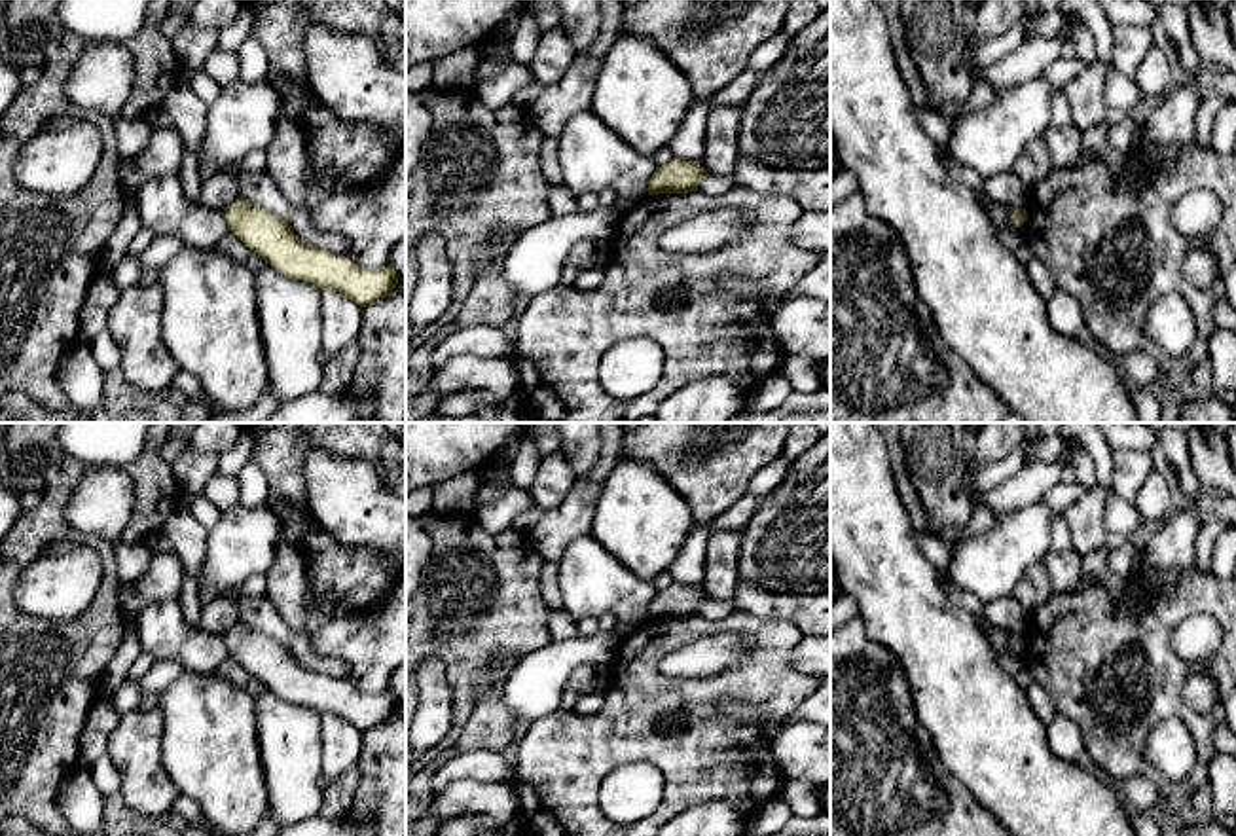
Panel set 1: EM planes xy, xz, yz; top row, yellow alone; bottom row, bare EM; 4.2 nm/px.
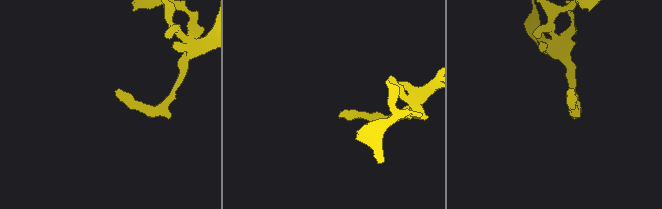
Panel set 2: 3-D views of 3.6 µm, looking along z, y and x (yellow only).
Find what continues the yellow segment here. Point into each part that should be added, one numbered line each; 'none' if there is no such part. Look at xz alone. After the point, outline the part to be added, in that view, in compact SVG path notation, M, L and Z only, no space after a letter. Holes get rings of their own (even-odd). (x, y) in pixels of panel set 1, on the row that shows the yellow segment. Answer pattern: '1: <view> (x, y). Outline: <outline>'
none

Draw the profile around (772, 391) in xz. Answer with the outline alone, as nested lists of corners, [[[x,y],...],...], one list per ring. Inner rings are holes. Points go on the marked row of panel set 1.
[[[781,373],[770,375],[745,394],[743,409],[749,411],[773,409],[781,406],[791,392],[792,387]]]

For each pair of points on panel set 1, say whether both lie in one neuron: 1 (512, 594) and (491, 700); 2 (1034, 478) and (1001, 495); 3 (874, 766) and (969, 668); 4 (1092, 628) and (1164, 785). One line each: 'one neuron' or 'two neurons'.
1: two neurons
2: one neuron
3: two neurons
4: one neuron

